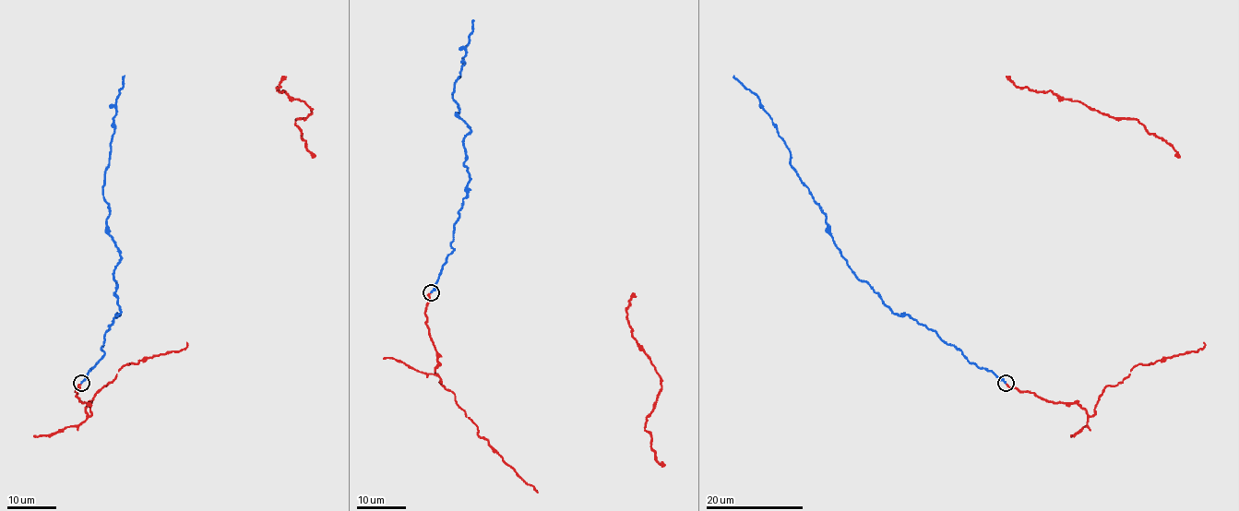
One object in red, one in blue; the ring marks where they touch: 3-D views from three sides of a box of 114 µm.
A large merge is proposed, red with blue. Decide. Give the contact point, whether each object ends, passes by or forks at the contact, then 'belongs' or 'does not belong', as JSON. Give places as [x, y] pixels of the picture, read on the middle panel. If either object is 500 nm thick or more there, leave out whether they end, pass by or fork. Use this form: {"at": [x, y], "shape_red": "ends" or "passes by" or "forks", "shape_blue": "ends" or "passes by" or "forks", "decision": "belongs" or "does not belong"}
{"at": [431, 292], "shape_red": "ends", "shape_blue": "ends", "decision": "belongs"}

